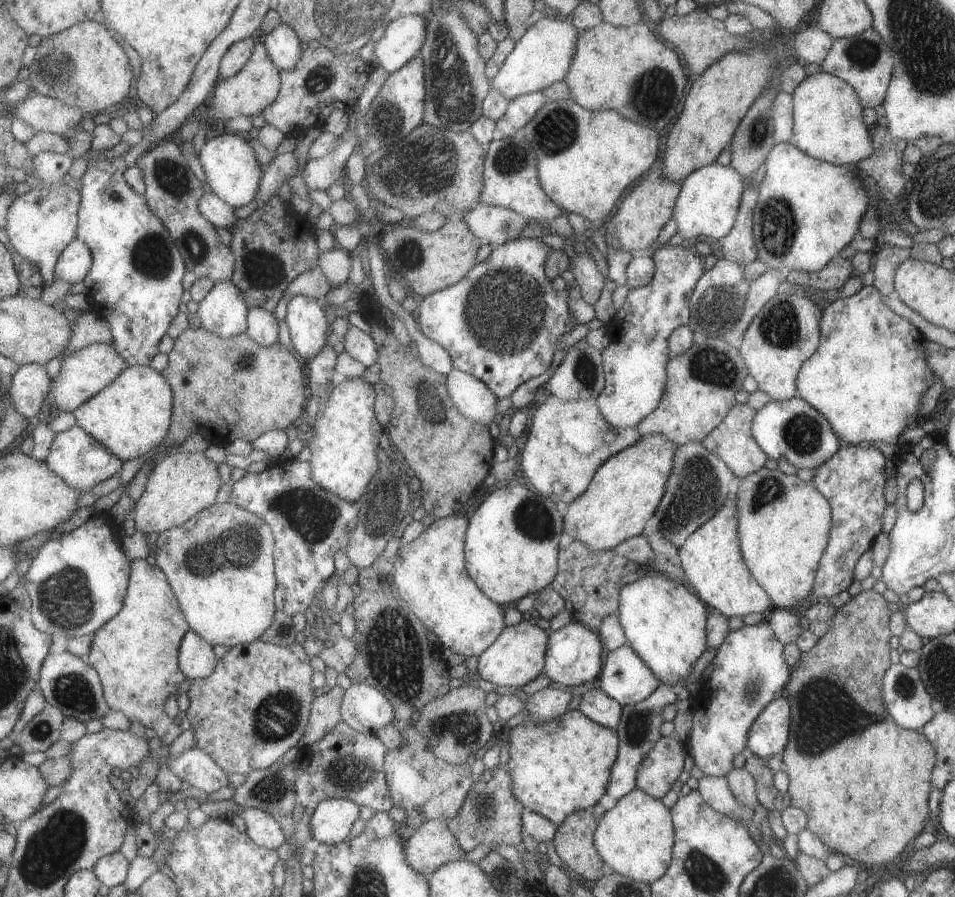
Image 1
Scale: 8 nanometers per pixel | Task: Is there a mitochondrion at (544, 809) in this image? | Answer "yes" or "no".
no

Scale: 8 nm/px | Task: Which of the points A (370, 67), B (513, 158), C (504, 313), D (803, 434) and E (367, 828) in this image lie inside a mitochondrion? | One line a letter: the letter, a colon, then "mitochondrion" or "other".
A: other
B: mitochondrion
C: mitochondrion
D: mitochondrion
E: other

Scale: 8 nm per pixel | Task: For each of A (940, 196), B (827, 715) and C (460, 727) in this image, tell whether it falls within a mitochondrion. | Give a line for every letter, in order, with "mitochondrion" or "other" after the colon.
A: mitochondrion
B: mitochondrion
C: mitochondrion

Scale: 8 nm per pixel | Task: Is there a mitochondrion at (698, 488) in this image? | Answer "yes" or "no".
yes

